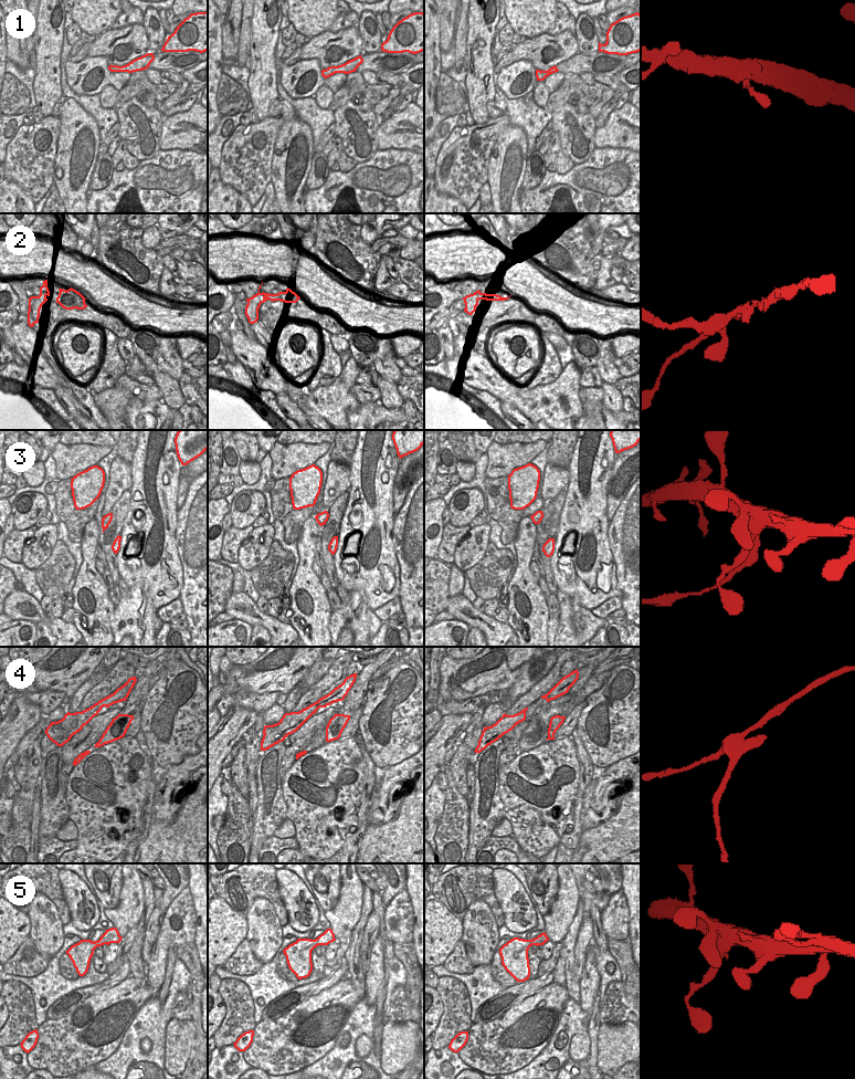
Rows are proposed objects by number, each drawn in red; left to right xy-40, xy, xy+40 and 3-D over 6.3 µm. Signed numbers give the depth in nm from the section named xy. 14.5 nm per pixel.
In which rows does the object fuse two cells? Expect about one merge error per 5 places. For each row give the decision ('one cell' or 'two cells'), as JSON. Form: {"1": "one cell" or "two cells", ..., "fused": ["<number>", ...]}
{"1": "one cell", "2": "two cells", "3": "two cells", "4": "two cells", "5": "one cell", "fused": ["2", "3", "4"]}

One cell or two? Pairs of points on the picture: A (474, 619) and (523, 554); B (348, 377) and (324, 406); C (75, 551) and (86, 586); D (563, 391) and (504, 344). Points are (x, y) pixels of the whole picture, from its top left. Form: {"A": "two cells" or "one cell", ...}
{"A": "two cells", "B": "one cell", "C": "two cells", "D": "two cells"}

